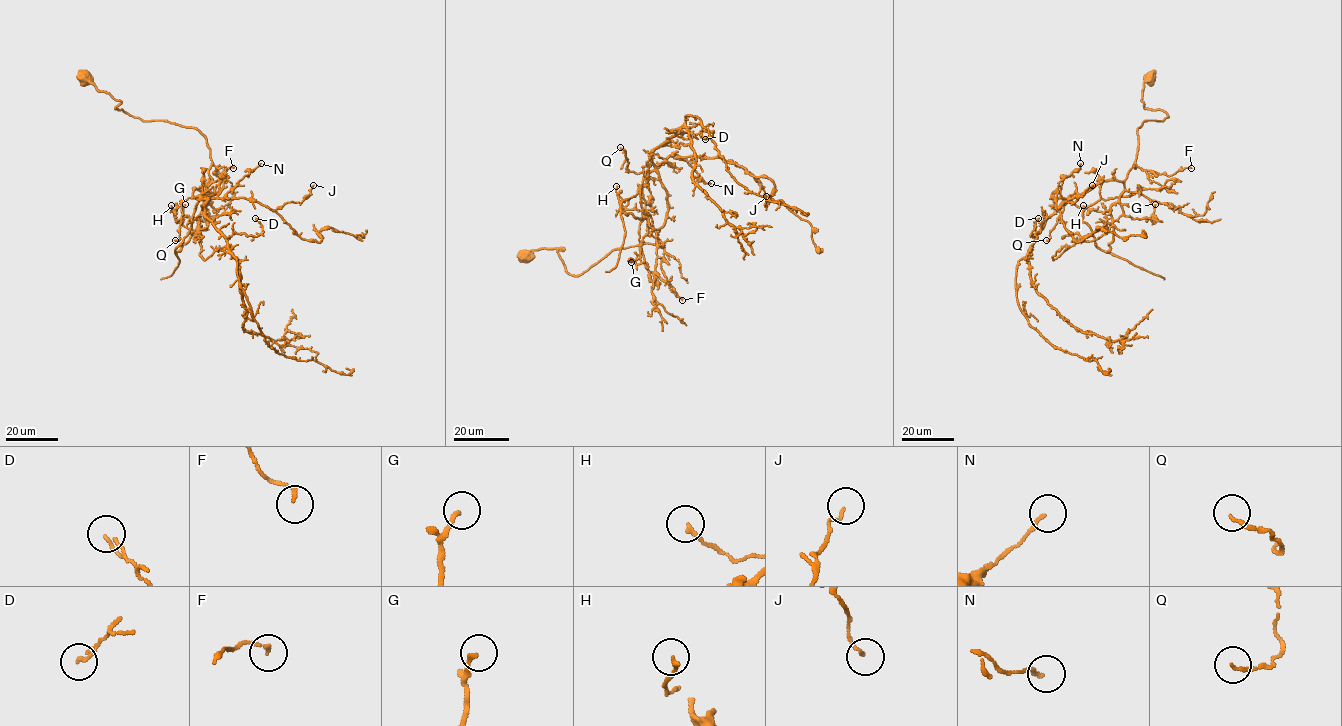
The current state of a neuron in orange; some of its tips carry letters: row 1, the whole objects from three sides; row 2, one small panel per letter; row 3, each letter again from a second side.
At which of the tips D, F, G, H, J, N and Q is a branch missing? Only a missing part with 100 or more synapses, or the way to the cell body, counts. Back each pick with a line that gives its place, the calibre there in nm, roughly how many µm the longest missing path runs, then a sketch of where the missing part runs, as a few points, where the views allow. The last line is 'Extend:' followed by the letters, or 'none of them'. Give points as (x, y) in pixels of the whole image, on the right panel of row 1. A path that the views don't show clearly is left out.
Extend: none of them

